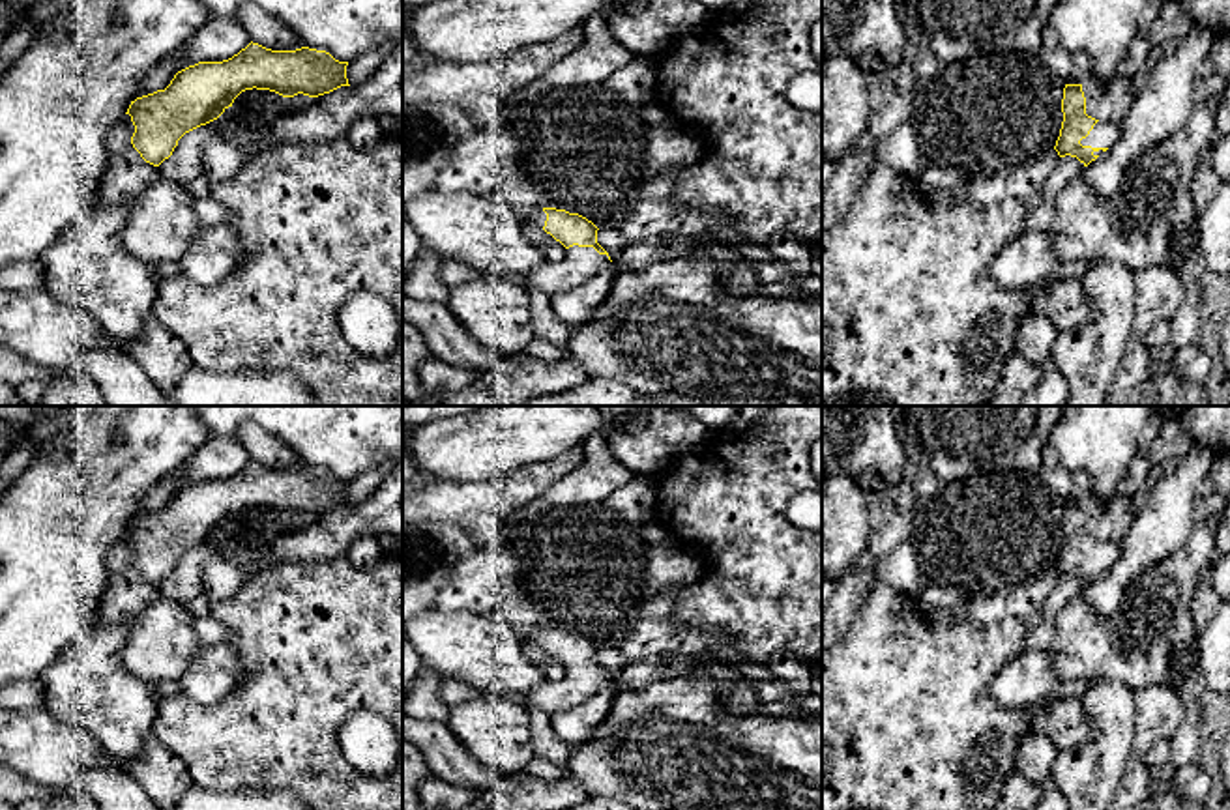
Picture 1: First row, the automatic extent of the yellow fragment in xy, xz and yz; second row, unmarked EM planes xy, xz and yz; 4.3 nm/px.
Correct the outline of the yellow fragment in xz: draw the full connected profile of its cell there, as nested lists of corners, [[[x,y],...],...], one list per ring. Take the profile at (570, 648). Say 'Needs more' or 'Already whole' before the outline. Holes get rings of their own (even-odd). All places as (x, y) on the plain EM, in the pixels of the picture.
Needs more. [[[543,627],[522,634],[522,640],[539,644],[567,668],[562,679],[547,679],[519,696],[528,711],[537,709],[552,716],[584,702],[601,683],[612,681],[608,672],[597,662],[599,647],[578,632]]]

